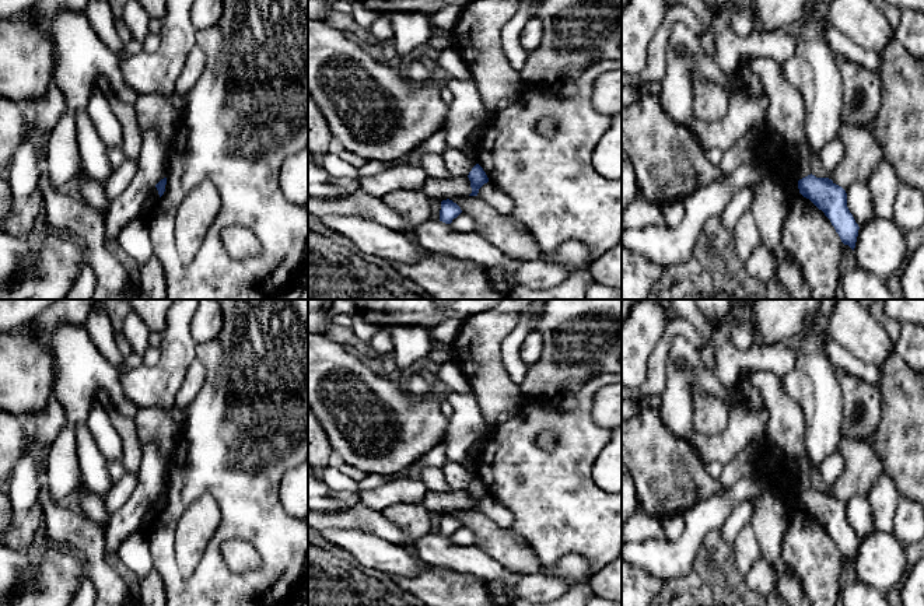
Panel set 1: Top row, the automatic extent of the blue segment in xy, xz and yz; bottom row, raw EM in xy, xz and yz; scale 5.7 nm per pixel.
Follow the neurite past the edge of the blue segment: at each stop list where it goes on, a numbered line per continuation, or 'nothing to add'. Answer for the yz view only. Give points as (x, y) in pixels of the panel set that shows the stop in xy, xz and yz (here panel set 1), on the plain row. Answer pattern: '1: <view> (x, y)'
nothing to add

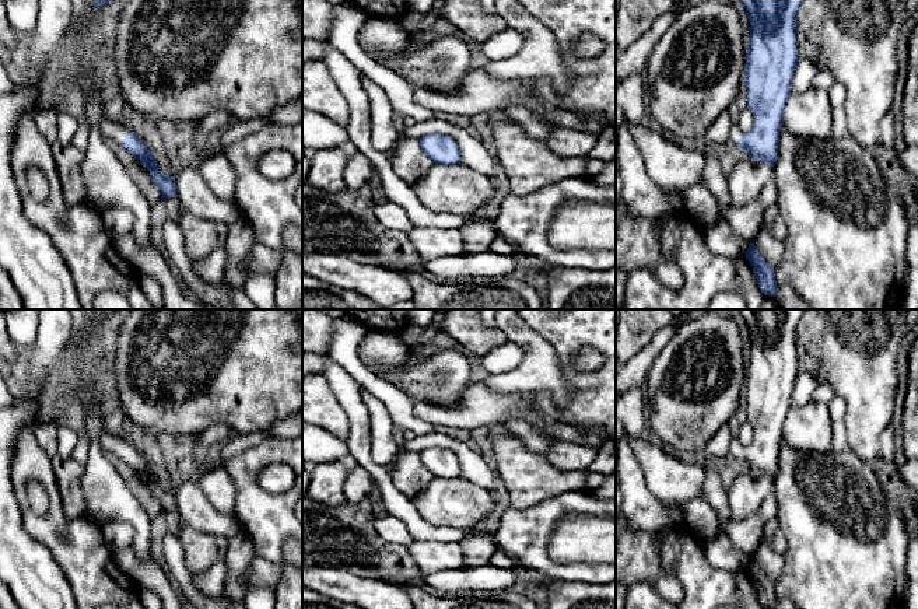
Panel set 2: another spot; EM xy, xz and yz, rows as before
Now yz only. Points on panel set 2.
1: yz (736, 447)

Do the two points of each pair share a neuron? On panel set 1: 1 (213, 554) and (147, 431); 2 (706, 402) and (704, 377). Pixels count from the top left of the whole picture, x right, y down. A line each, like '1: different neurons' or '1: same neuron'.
1: different neurons
2: different neurons

